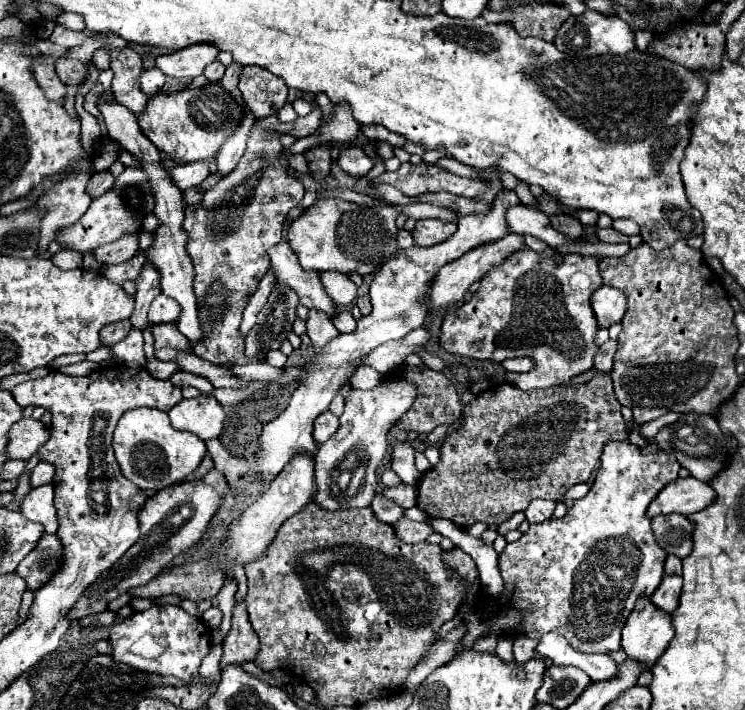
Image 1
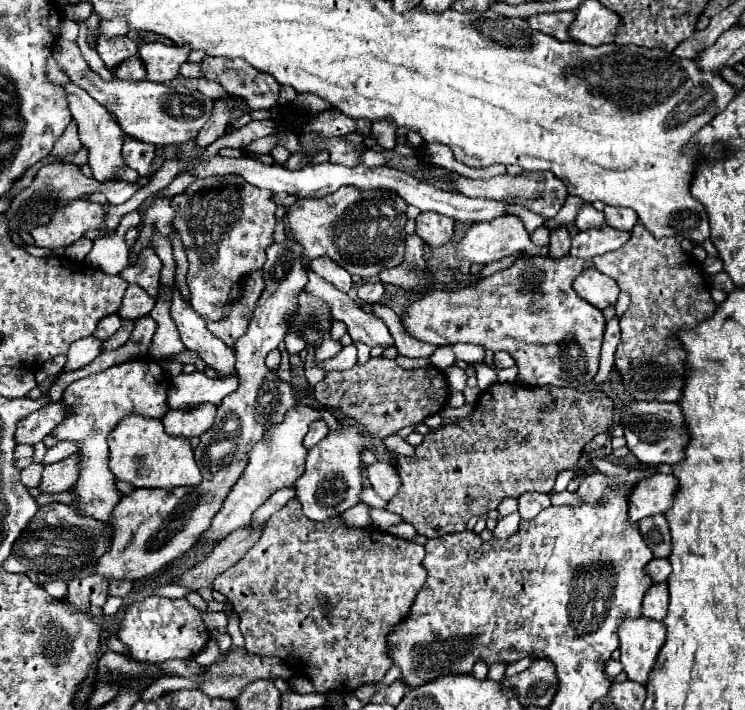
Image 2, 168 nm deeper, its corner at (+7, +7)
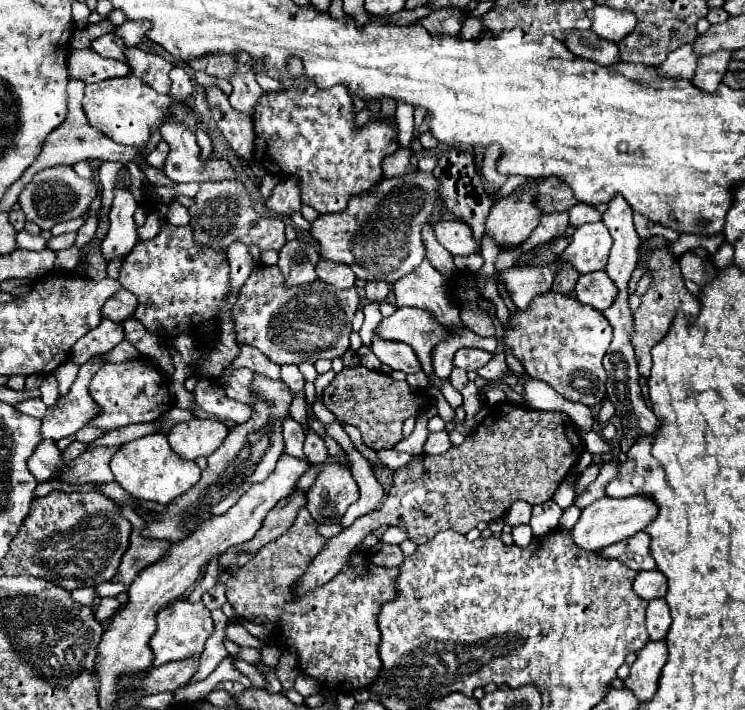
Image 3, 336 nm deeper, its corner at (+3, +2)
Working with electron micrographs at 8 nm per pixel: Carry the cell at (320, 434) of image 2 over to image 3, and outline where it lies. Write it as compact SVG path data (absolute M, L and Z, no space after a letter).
M306 430L306 440L304 440L304 454L308 458L308 462L312 464L320 464L328 458L328 450L324 444L324 438L320 434L316 434L314 430Z

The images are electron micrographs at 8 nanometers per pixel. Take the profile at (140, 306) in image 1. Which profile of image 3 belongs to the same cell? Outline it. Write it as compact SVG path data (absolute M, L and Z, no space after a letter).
M98 354L90 358L90 362L80 366L80 374L72 384L70 392L58 398L56 404L48 406L46 418L42 420L42 428L40 428L42 438L60 440L60 438L72 436L100 412L100 408L88 394L88 382L96 374L96 370L104 364L106 360L102 358L102 354Z

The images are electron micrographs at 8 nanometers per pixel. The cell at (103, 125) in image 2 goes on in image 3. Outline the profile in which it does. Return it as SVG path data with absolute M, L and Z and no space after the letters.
M116 178L114 184L114 202L110 210L110 230L102 240L102 254L106 260L126 256L132 246L138 242L138 232L134 224L134 212L138 204L132 198L130 190Z

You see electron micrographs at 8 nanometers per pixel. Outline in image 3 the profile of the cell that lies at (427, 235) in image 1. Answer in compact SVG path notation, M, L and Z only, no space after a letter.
M440 220L432 224L436 240L452 254L452 256L468 256L478 250L478 244L472 236L472 228L458 220Z

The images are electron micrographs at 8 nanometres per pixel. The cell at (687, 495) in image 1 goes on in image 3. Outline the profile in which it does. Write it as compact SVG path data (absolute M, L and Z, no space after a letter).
M640 494L630 496L630 498L602 496L582 510L580 520L572 528L572 540L580 548L586 548L586 550L606 548L614 542L620 542L620 540L630 538L632 534L644 530L650 524L650 520L654 520L654 514L658 514L658 506L654 506L654 502L650 502L650 498L642 498Z

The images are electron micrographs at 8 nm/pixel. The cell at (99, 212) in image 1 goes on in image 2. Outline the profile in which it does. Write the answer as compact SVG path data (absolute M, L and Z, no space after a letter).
M74 199L70 201L66 207L58 209L52 217L52 221L48 225L42 225L38 229L34 229L30 235L34 237L34 245L36 247L44 247L44 249L58 249L58 247L68 247L72 245L76 239L80 239L88 229L98 229L104 221L104 205L100 203L90 203L86 199Z

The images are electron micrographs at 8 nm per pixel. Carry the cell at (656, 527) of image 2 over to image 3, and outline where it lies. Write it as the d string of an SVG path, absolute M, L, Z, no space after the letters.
M644 530L630 536L628 540L622 540L614 546L604 548L602 554L612 556L612 558L620 558L624 564L628 564L636 572L656 568L656 562L650 554L650 534L646 534Z

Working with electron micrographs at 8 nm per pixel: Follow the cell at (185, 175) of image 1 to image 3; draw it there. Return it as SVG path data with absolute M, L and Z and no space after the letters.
M240 54L236 62L238 62L238 70L236 70L238 74L230 80L230 84L234 86L234 92L230 94L230 106L236 112L250 116L254 114L254 106L258 104L258 98L264 94L264 90L256 82L254 70L250 70L252 68L250 58L246 54Z

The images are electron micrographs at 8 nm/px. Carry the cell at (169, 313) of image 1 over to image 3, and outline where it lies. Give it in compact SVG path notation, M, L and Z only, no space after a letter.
M120 290L114 298L110 298L104 308L102 308L102 314L104 318L108 320L114 320L114 322L124 322L128 318L134 316L134 310L138 306L138 298L134 298L134 294L126 292L126 290Z

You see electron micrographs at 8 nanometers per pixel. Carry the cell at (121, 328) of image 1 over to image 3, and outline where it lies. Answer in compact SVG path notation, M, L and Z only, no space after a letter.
M104 318L94 330L90 330L86 336L82 336L80 342L76 342L74 350L70 352L70 362L80 366L96 354L110 352L122 340L124 340L122 324Z

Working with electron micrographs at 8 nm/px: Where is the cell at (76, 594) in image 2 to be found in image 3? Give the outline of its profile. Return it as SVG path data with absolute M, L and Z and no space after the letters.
M104 582L102 586L96 588L96 594L98 594L98 598L104 598L104 596L118 596L124 590L126 588L122 584L118 584L118 582Z

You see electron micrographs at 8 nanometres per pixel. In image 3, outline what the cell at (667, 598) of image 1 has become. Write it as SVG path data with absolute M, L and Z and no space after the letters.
M654 598L654 602L648 604L646 608L646 626L650 640L662 640L672 624L670 608L664 598Z

